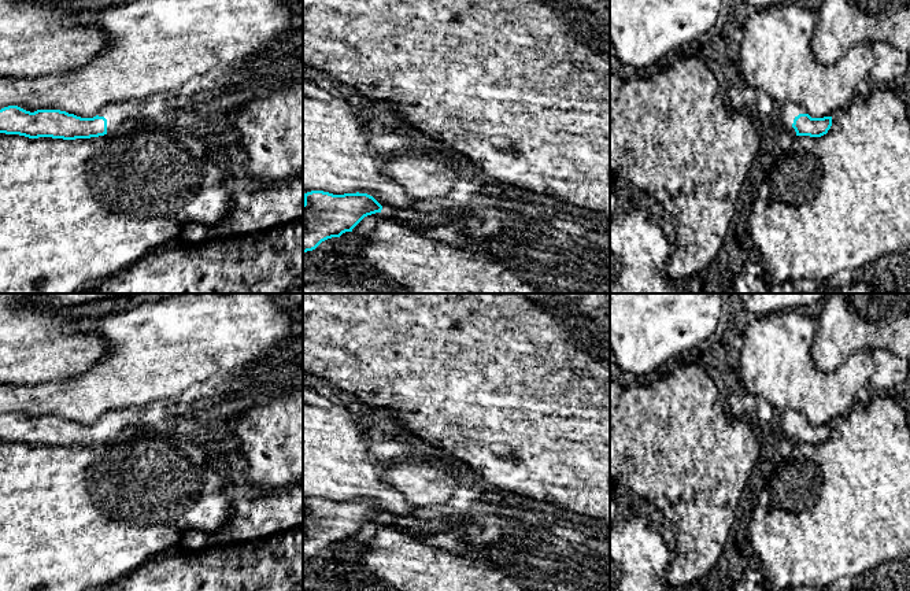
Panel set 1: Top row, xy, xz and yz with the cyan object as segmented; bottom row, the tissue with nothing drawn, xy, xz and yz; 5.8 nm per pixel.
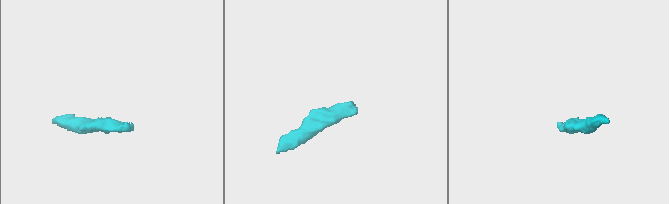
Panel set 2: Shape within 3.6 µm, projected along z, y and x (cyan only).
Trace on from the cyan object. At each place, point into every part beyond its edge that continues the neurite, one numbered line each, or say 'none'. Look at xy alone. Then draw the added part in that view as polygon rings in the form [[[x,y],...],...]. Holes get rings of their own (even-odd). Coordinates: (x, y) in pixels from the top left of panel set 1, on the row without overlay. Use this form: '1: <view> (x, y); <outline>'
1: xy (115, 421); [[[133,407],[107,411],[104,415],[101,415],[97,422],[107,426],[107,442],[114,439],[125,428],[132,425],[140,425],[143,410],[144,409]]]

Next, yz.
1: yz (788, 418); [[[787,410],[781,413],[781,426],[783,426],[784,436],[789,437],[795,443],[796,439],[792,435],[792,431],[799,421],[807,421],[806,414],[795,410]]]

